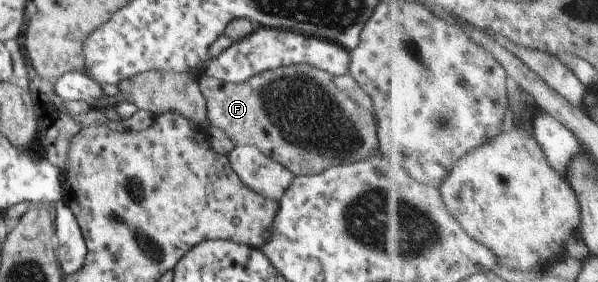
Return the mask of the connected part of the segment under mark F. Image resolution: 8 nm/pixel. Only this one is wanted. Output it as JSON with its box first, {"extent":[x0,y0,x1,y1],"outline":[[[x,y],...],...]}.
{"extent":[199,63,380,176],"outline":[[[306,63],[290,65],[252,75],[244,82],[226,82],[202,75],[199,87],[206,100],[206,117],[220,127],[234,147],[256,147],[264,155],[284,165],[295,176],[320,175],[326,168],[377,157],[380,141],[373,110],[360,107],[349,95],[338,89],[328,71],[320,71]]]}

